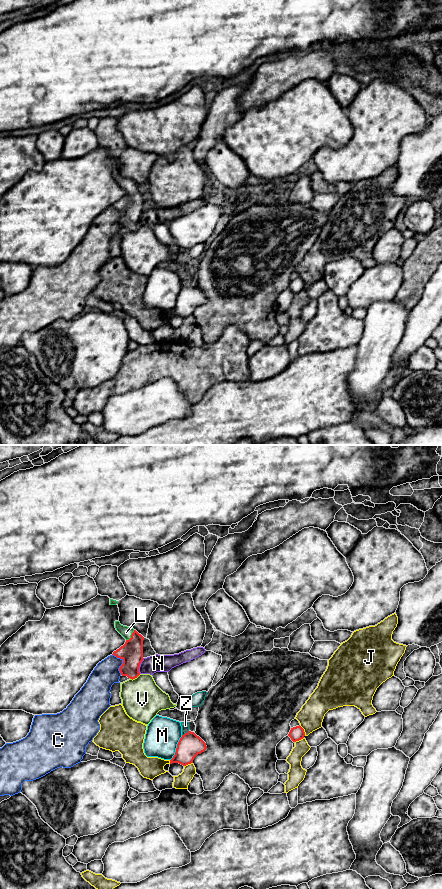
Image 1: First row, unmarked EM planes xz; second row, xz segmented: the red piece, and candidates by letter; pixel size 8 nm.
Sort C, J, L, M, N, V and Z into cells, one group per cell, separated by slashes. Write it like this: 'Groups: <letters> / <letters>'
Groups: C / J / L / M / N / V / Z

